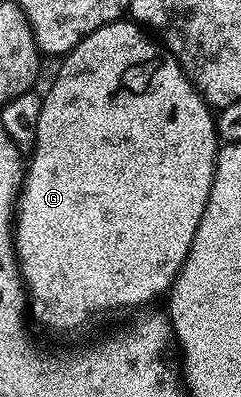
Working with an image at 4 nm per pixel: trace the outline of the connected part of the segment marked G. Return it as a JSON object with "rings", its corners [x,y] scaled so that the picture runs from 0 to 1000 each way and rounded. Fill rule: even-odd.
{"rings":[[[494,48],[382,78],[315,118],[290,126],[253,146],[257,166],[241,174],[241,186],[224,194],[224,207],[207,214],[207,227],[187,229],[166,270],[166,300],[149,317],[149,345],[137,383],[120,388],[116,413],[100,426],[100,463],[66,519],[66,625],[75,632],[75,668],[91,680],[91,705],[108,720],[120,756],[133,761],[133,783],[199,819],[241,824],[249,819],[324,819],[369,788],[407,788],[419,778],[490,778],[502,768],[606,768],[635,748],[656,748],[693,736],[722,715],[730,693],[797,622],[797,602],[813,597],[813,572],[830,567],[830,552],[846,542],[846,521],[871,499],[880,461],[888,458],[888,413],[905,406],[905,380],[913,373],[913,348],[892,287],[855,252],[805,224],[805,212],[772,196],[772,184],[747,169],[747,159],[680,121],[593,65],[539,48]]]}

